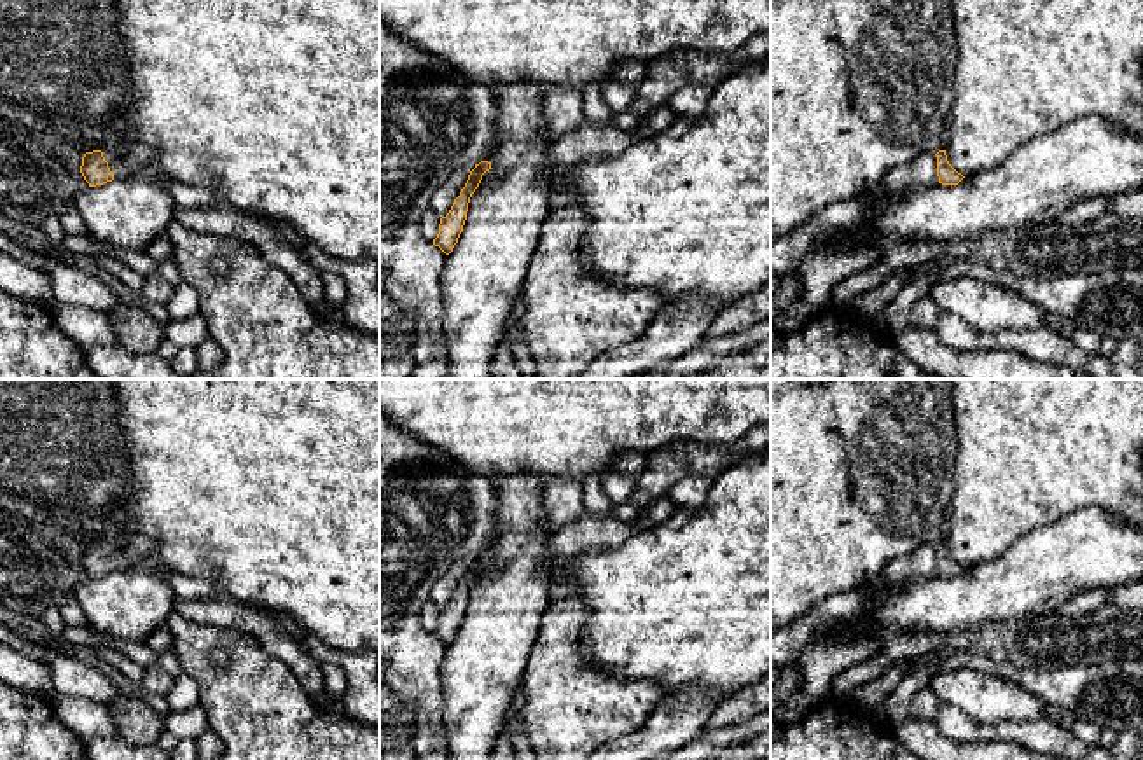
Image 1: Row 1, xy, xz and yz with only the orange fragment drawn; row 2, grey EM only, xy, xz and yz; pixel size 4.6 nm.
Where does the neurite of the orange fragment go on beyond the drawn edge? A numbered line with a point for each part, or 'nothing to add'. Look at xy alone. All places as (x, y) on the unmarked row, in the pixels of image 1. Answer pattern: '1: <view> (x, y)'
1: xy (135, 549)

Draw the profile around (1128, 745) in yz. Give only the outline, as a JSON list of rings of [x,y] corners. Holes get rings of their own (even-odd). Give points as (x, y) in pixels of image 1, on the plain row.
[[[1126,730],[1117,736],[1108,751],[1112,760],[1143,760],[1143,736]]]

